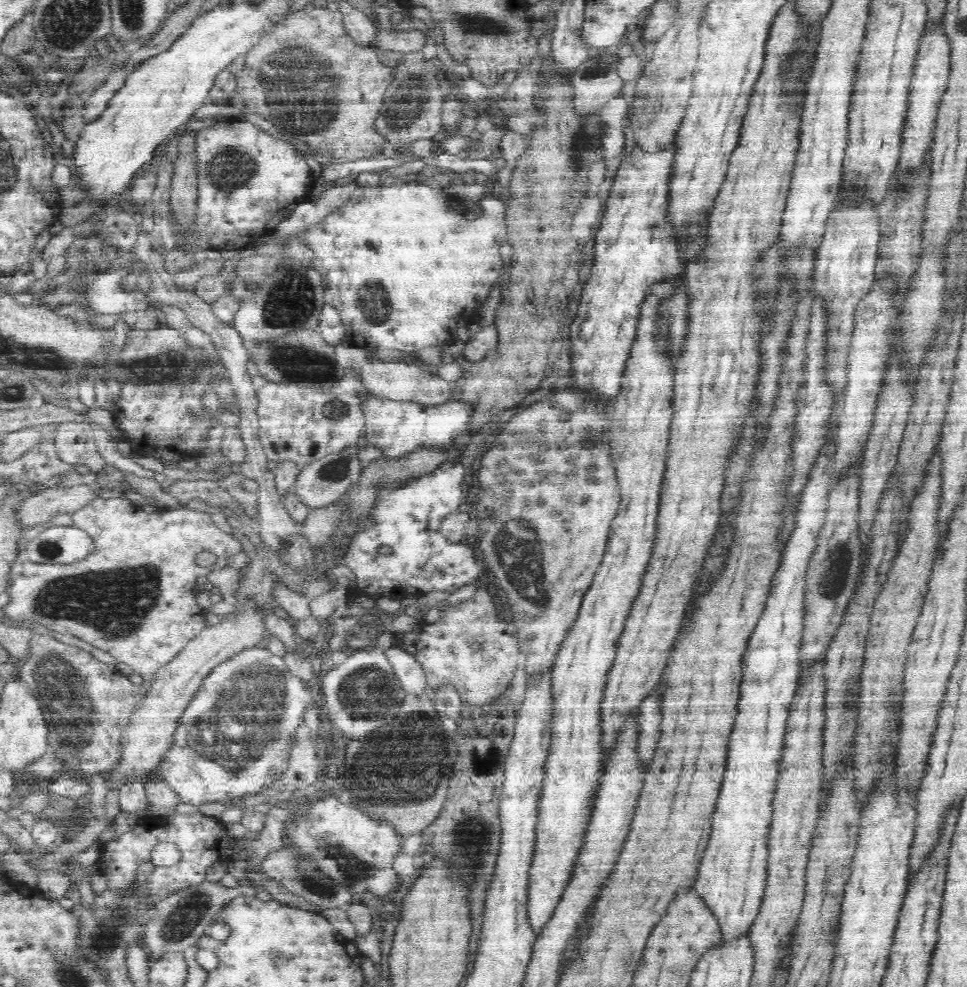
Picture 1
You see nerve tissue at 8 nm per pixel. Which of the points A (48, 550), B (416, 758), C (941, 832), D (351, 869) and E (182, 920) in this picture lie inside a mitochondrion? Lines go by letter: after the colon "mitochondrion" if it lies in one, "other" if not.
A: mitochondrion
B: mitochondrion
C: other
D: mitochondrion
E: mitochondrion

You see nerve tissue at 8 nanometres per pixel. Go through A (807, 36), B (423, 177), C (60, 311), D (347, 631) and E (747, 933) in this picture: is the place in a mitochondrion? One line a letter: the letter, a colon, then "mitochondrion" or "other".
A: other
B: other
C: other
D: other
E: other

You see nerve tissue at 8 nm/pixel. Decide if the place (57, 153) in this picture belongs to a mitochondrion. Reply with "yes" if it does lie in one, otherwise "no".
no

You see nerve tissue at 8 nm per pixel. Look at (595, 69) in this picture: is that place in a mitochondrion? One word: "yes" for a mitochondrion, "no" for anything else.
yes

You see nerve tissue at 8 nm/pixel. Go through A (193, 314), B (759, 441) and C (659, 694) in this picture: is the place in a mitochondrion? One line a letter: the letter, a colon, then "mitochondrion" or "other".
A: other
B: other
C: other

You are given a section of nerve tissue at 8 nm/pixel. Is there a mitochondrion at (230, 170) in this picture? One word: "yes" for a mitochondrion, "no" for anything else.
yes

